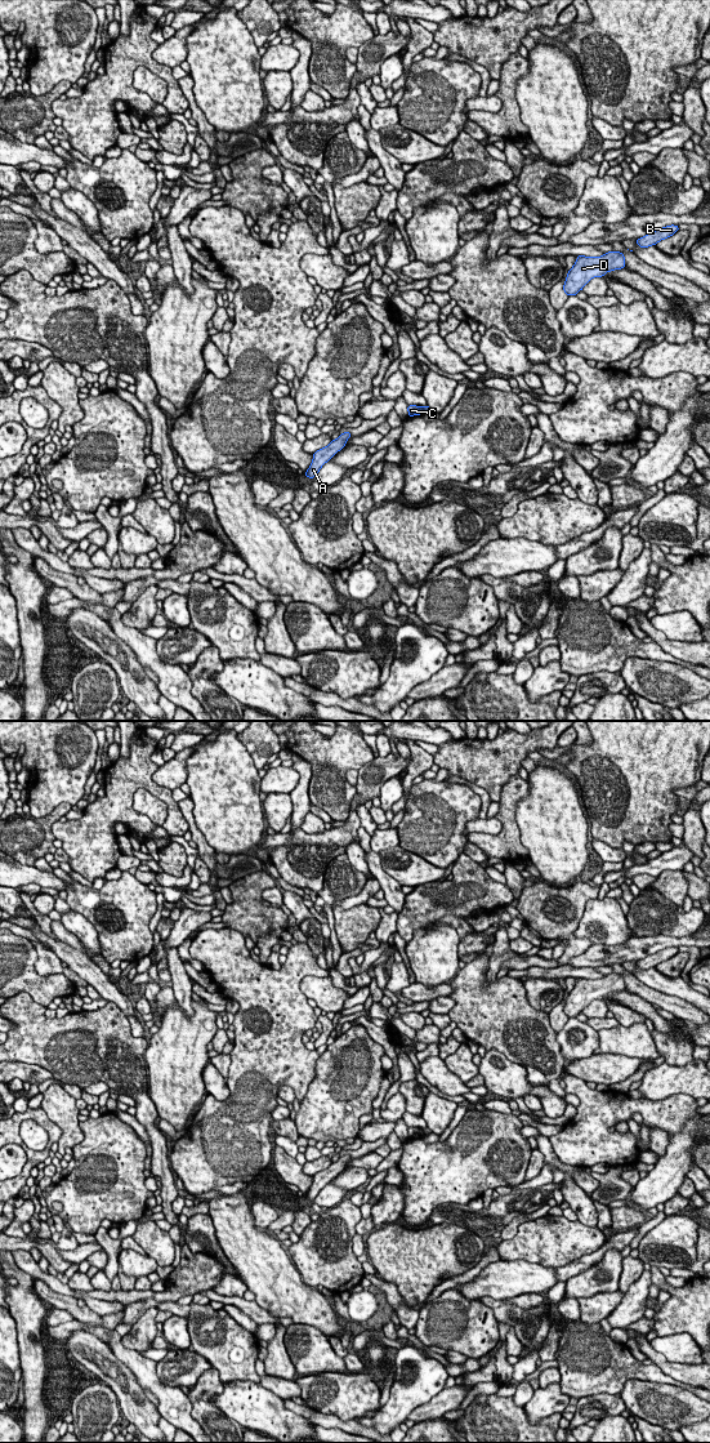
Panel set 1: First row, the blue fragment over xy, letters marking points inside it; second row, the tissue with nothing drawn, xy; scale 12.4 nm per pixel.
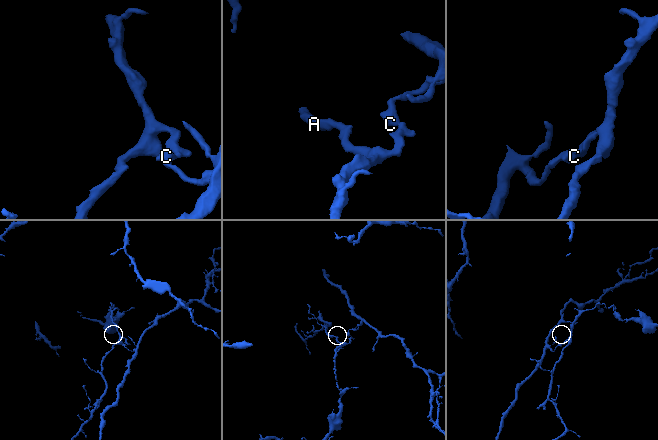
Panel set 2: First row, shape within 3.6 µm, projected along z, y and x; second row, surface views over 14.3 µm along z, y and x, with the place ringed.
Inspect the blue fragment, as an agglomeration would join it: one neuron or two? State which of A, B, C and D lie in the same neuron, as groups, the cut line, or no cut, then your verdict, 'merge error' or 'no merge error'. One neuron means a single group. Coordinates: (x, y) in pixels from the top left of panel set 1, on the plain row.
A / B C D | xy (422, 1130), (425, 1134) | merge error

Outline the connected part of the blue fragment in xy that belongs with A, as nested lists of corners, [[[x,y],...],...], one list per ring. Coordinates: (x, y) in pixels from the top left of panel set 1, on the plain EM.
[[[344,1154],[336,1162],[332,1162],[326,1170],[317,1172],[313,1176],[313,1183],[304,1197],[313,1201],[321,1189],[345,1168],[345,1164],[350,1158],[352,1157],[349,1154]]]

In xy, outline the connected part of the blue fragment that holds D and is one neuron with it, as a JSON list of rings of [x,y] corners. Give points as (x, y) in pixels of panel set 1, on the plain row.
[[[608,974],[602,979],[579,977],[573,989],[568,993],[563,1012],[576,1017],[593,999],[603,999],[604,996],[625,989],[624,975]]]

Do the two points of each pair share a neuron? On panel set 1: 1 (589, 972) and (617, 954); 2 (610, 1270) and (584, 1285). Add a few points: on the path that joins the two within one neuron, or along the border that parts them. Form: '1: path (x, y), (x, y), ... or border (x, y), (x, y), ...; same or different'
1: border (567, 963), (594, 969); different
2: path (603, 1272), (595, 1273), (590, 1278); same

